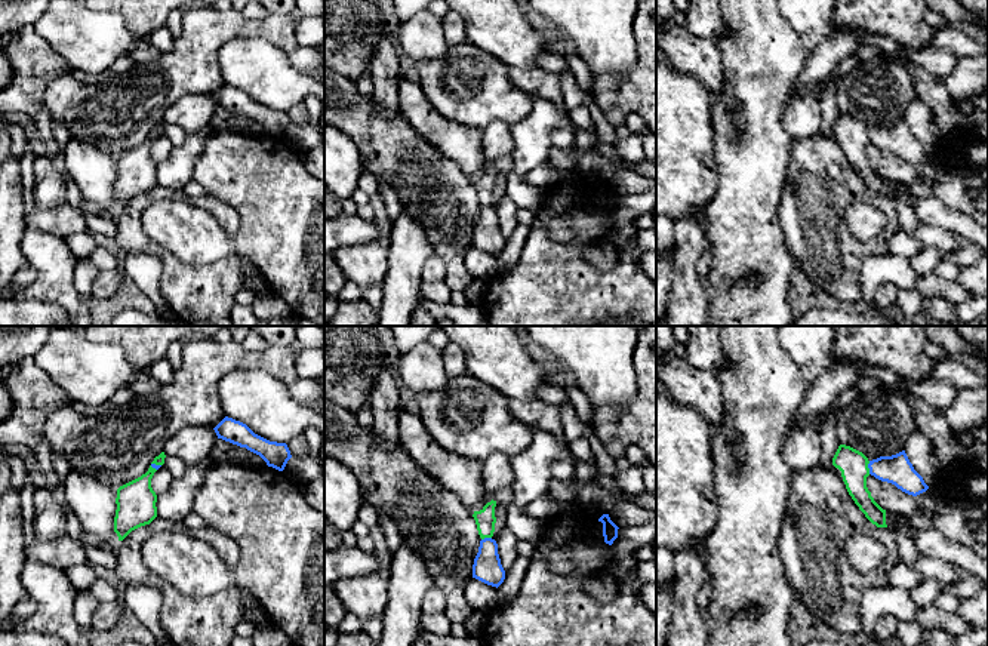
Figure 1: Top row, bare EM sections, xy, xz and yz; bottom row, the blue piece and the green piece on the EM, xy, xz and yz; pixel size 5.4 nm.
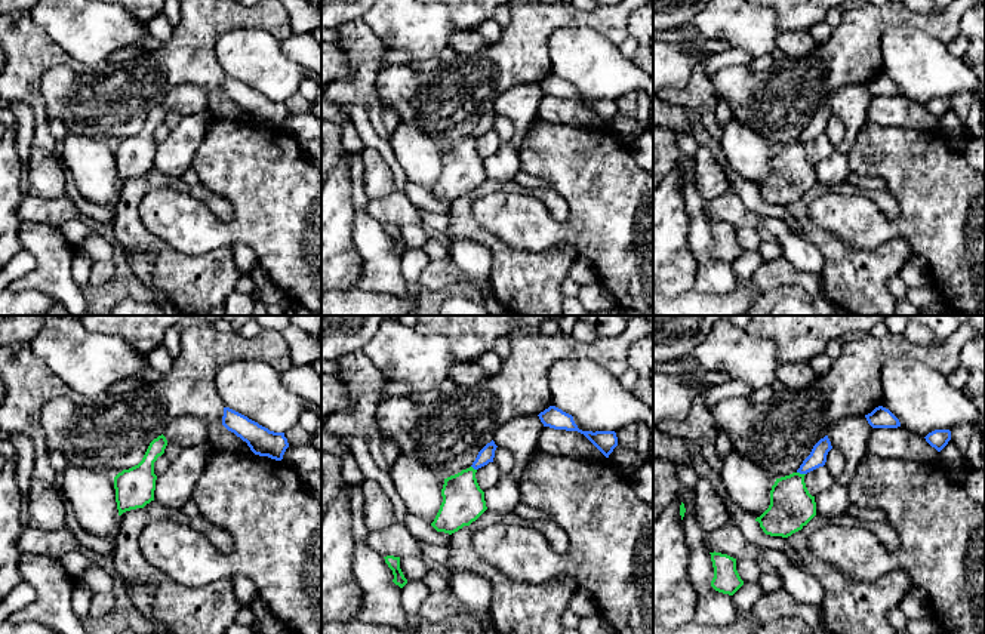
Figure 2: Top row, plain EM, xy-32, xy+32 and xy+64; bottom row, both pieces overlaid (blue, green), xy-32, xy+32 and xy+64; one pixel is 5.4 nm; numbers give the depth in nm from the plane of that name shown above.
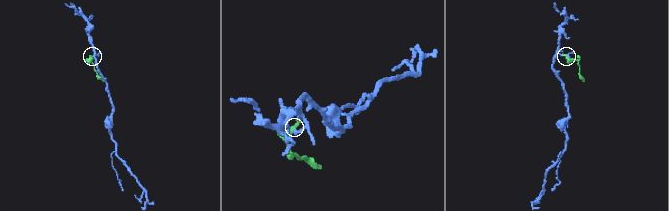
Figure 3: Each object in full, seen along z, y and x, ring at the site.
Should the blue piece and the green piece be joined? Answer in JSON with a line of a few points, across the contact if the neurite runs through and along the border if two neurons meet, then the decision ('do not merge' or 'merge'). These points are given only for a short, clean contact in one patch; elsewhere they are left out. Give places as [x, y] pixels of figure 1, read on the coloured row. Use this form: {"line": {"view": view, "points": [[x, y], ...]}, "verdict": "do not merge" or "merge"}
{"line": {"view": "yz", "points": [[870, 461], [868, 473]]}, "verdict": "do not merge"}

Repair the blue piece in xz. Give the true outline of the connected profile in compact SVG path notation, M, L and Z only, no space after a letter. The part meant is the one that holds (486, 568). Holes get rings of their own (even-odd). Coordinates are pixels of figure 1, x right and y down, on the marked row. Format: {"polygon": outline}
{"polygon": "M492 538L480 541L478 553L473 565L473 578L499 587L505 579L505 570L498 554L498 544Z"}

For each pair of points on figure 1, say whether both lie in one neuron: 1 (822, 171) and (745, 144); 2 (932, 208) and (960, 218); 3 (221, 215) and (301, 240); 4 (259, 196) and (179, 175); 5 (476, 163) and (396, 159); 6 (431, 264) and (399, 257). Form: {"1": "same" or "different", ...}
{"1": "different", "2": "same", "3": "different", "4": "different", "5": "different", "6": "different"}

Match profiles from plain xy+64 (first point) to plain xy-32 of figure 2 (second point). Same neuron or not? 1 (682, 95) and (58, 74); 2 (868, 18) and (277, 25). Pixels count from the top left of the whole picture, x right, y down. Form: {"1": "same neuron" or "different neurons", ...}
{"1": "different neurons", "2": "same neuron"}

